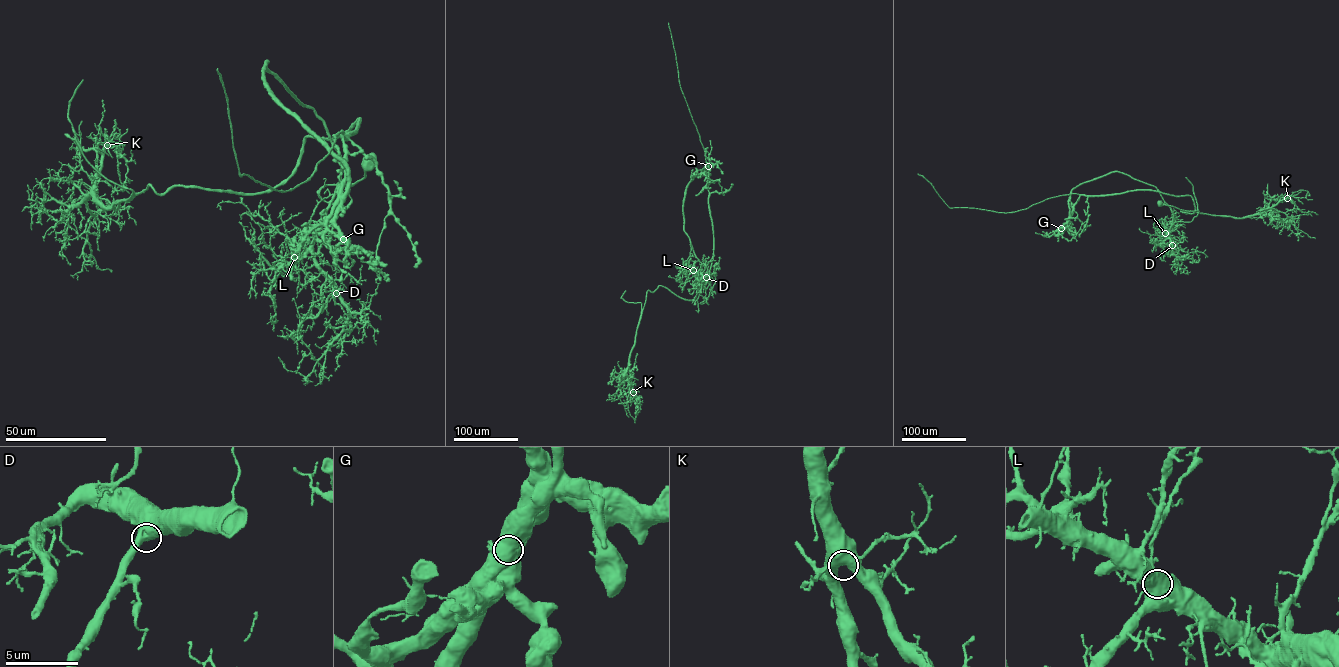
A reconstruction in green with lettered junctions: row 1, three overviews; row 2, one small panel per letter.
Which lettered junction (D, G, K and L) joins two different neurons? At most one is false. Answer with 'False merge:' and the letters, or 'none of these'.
False merge: G

